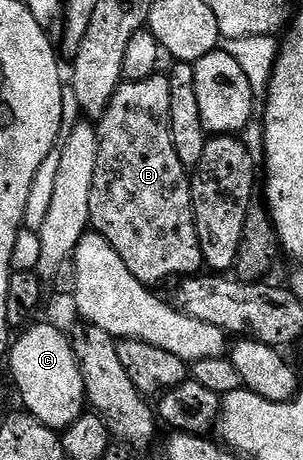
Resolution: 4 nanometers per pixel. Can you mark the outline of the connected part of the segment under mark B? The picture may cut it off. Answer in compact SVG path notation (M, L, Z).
M159 72L150 79L124 81L120 84L114 91L114 99L110 99L104 116L99 118L96 134L98 135L98 167L94 167L94 187L90 191L91 228L101 233L106 243L110 243L110 247L114 247L118 255L122 255L122 263L130 267L130 275L134 275L134 279L138 279L143 285L157 287L156 285L162 284L163 281L175 282L177 279L197 276L205 268L204 256L202 247L198 243L198 231L192 210L192 179L182 159L178 159L178 151L174 151L174 135L170 131L170 83L167 76Z

